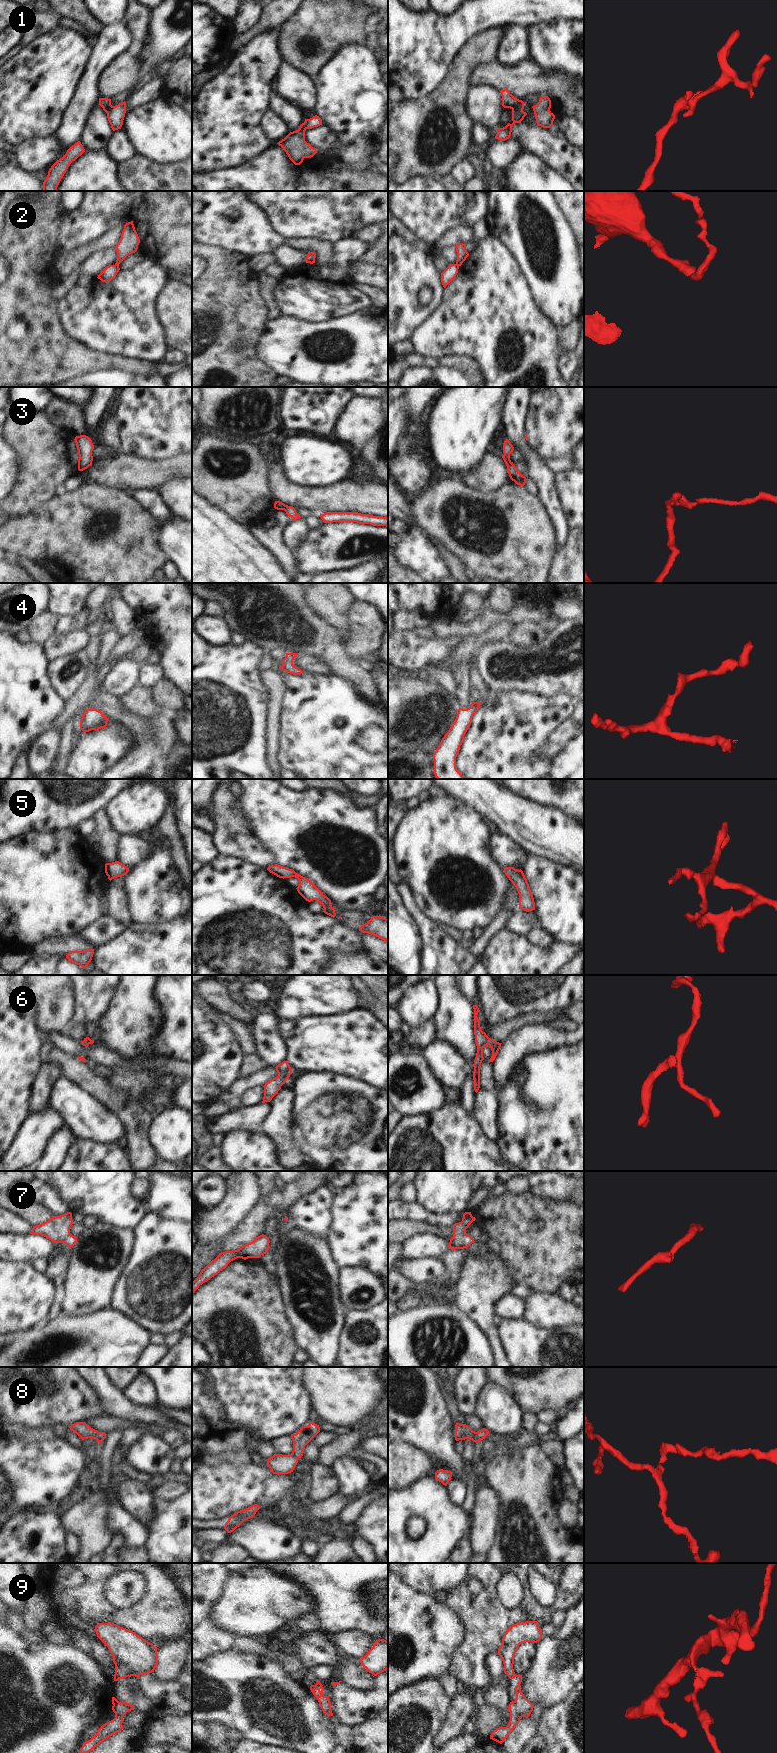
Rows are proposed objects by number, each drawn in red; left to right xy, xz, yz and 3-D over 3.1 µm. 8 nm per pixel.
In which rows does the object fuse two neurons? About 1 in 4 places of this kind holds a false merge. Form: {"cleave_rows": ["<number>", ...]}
{"cleave_rows": ["1", "2", "3"]}

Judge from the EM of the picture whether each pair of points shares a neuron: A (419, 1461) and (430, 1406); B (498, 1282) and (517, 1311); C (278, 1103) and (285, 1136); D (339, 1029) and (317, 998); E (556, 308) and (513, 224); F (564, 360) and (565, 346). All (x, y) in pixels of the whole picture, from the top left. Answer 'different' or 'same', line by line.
A: different
B: different
C: same
D: different
E: same
F: different

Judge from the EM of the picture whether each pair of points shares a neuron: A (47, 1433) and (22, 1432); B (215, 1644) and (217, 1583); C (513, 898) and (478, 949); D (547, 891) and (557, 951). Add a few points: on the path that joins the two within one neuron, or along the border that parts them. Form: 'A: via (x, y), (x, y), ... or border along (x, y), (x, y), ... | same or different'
A: via (41, 1433), (28, 1433) | same
B: via (205, 1629), (205, 1598) | same
C: via (507, 911), (486, 936) | same
D: border along (556, 940), (562, 943), (573, 944) | different

